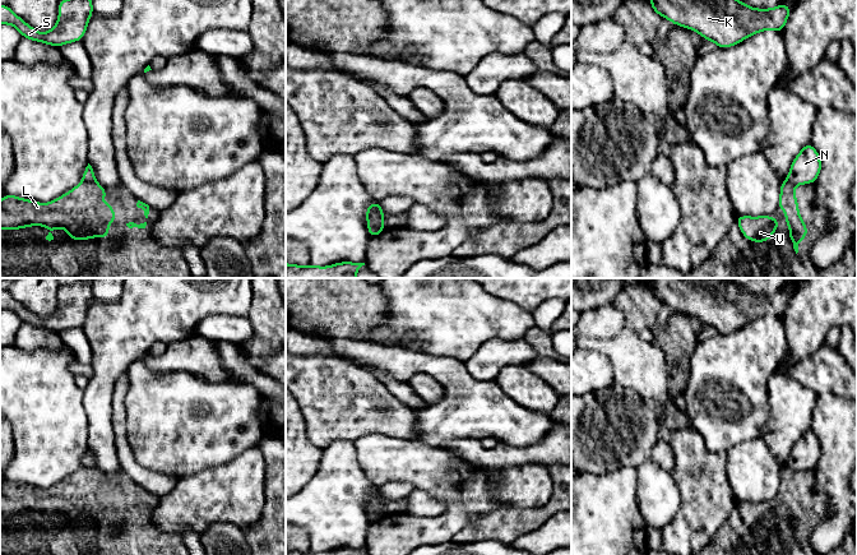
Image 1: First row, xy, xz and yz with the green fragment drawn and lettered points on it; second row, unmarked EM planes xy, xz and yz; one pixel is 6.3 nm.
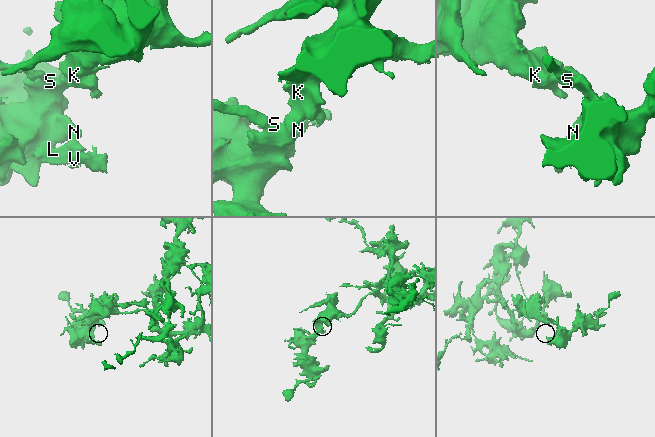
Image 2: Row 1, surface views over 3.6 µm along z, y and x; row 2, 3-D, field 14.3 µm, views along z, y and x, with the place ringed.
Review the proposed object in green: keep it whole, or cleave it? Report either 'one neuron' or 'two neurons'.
two neurons

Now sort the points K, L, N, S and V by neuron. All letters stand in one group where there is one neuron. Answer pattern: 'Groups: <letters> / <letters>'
Groups: K N S / L V

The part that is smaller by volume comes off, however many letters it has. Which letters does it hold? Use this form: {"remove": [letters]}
{"remove": ["L", "V"]}

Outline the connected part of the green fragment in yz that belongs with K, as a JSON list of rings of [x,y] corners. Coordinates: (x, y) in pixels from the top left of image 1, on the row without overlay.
[[[647,278],[650,282],[650,292],[656,300],[667,304],[671,309],[696,316],[703,325],[714,328],[718,333],[728,334],[747,323],[773,315],[783,318],[792,293],[779,290],[772,295],[755,295],[729,278]]]

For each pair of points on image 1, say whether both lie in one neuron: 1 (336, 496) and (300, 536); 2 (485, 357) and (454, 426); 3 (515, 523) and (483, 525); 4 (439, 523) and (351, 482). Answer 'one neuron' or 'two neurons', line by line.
1: two neurons
2: two neurons
3: one neuron
4: two neurons

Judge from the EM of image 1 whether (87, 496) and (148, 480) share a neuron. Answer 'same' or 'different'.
different

